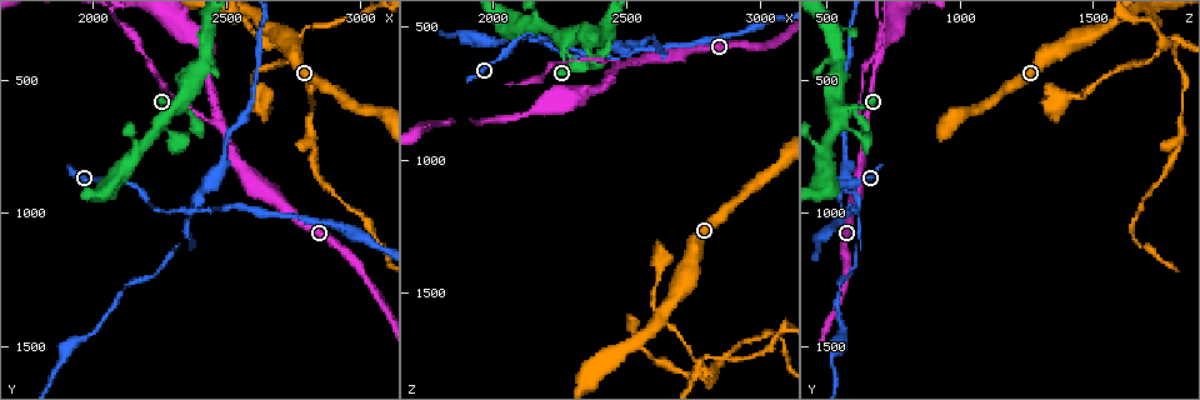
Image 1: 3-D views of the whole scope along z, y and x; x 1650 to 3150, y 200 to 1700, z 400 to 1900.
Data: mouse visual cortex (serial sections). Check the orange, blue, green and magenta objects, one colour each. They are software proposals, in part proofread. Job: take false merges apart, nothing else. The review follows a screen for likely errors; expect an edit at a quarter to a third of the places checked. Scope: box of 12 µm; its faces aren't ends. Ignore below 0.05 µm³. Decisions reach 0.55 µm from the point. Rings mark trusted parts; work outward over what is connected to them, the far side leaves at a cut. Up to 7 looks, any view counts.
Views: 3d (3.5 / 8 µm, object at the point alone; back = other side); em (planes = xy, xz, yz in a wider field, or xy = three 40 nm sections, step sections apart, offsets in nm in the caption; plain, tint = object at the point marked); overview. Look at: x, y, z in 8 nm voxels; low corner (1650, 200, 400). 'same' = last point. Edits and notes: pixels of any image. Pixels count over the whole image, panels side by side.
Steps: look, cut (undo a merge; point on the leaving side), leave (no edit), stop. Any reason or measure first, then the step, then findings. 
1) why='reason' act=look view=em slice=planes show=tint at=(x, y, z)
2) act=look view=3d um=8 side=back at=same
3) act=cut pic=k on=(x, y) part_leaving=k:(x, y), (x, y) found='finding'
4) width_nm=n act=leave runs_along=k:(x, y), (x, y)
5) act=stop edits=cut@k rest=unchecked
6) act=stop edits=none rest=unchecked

why='three arms meet' act=look view=3d um=3.5 at=(2480, 670, 660)

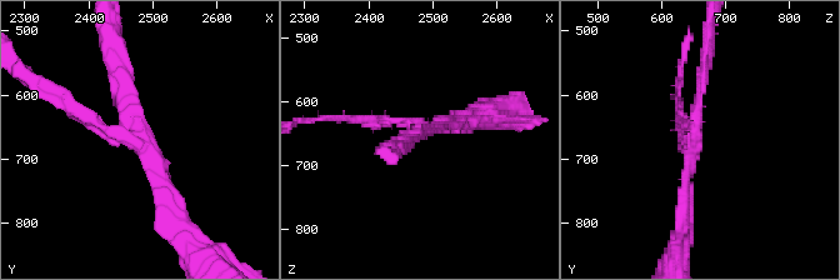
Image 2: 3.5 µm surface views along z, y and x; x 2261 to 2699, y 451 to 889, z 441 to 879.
arms=3 arm_widths_nm=150,150,200 why='need the tissue' act=look view=em slice=xy step=3 show=tint at=(2485, 675, 645)

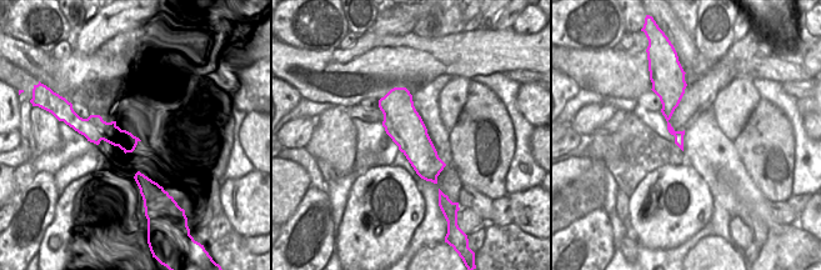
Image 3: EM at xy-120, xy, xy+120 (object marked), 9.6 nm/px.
why='another direction' act=look view=em slice=planes show=tint at=same

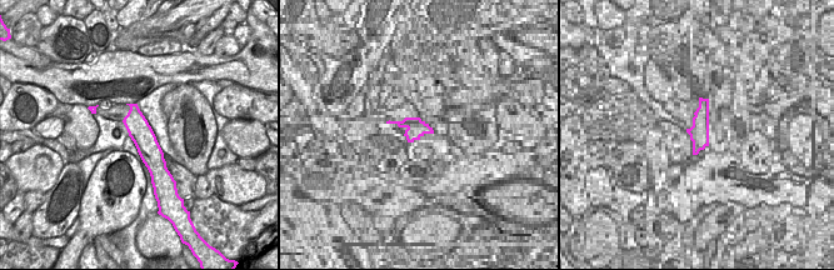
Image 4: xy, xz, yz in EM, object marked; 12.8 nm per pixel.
act=cut pic=2 on=(88, 113) part_leaving=2:(136, 140), (105, 133), (36, 75) found='two cells meet here'

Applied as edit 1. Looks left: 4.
why='sharp bend' act=look view=3d um=3.5 at=(2130, 880, 540)

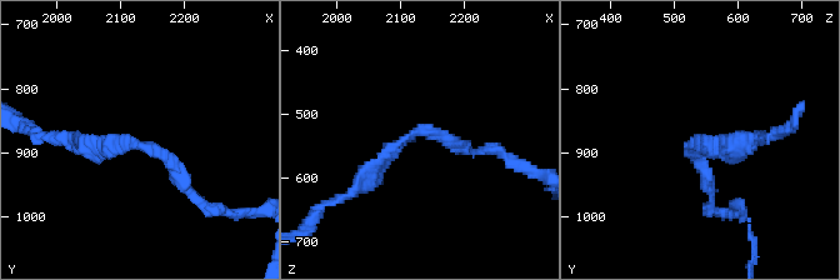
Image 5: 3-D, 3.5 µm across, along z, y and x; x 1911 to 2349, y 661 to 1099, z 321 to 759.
arm_widths_nm=200,200 why='now the EM' act=look view=em slice=xy step=5 show=tint at=(2135, 885, 530)

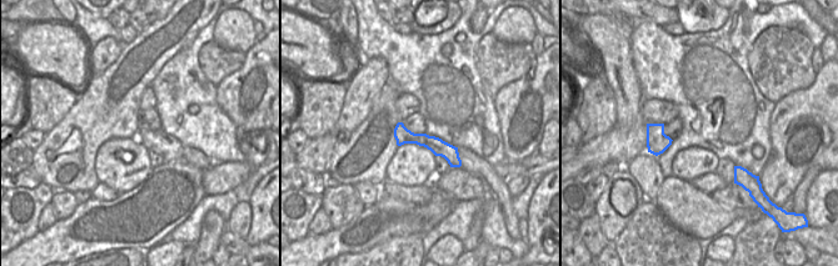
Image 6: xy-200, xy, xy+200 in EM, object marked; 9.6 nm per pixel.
act=leave runs_along=6:(399, 126), (458, 162) found='one cell here'

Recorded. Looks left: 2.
why='sharp bend' act=look view=3d um=8 at=(2350, 1000, 610)

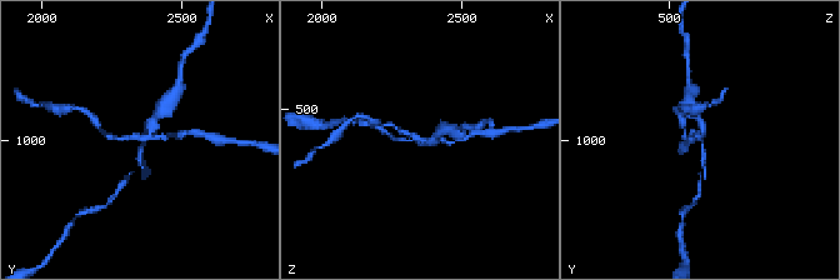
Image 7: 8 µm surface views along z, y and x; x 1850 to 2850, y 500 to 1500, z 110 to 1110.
why='zoom in' act=look view=3d um=3.5 at=(2360, 1000, 600)

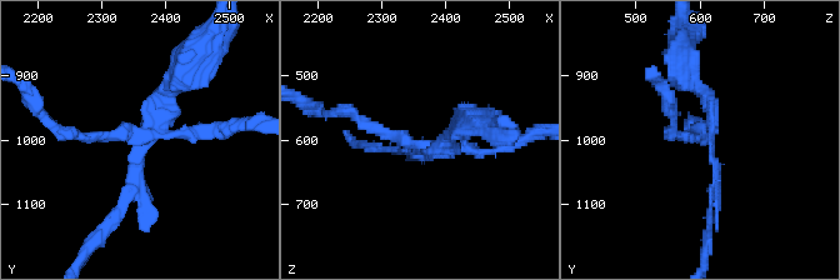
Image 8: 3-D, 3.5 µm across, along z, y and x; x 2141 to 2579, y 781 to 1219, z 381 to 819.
act=cut pic=8 on=(136, 188) part_leaving=8:(148, 125), (209, 36) found='two cells meet here'

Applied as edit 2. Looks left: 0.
act=stop edits=cut@2,cut@8 rest=unchecked

